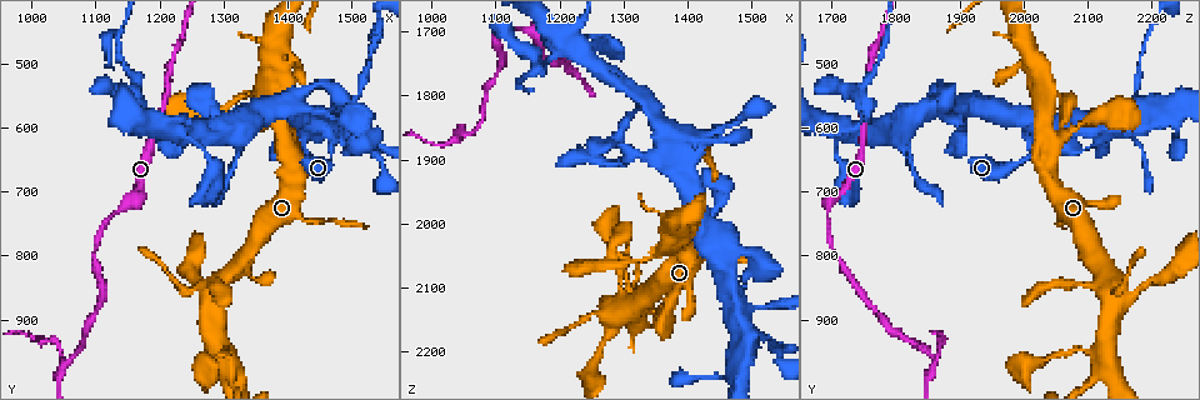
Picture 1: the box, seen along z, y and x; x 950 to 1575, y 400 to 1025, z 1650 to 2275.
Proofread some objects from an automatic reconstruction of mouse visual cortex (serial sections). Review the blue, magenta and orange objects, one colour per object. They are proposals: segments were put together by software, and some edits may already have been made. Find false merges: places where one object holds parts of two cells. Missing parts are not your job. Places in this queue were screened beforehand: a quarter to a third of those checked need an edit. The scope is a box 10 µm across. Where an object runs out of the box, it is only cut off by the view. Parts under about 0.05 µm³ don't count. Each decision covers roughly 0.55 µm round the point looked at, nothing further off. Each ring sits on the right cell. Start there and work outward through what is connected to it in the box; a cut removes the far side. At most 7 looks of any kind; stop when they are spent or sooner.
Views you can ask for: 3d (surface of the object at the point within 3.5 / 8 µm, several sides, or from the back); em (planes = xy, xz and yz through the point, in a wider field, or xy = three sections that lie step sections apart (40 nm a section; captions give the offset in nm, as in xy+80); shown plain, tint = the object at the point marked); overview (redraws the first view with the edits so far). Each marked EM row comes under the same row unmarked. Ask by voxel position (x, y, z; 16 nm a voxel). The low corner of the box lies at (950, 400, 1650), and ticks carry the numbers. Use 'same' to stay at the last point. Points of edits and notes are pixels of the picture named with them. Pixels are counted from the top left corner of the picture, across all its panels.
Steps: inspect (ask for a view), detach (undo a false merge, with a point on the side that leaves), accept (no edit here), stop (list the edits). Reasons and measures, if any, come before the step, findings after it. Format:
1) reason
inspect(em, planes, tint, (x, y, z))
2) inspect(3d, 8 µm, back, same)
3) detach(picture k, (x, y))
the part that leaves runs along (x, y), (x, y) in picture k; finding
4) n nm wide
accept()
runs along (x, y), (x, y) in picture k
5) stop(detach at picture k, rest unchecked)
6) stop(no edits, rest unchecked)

sudden change in width
inspect(3d, 3.5 µm, (1520, 525, 2175))

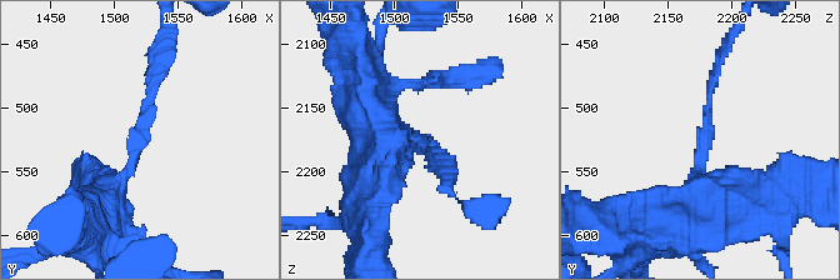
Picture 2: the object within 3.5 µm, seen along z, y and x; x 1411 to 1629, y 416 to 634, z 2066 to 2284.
need the tissue
inspect(em, xy, step 3, tint, (1520, 530, 2178))

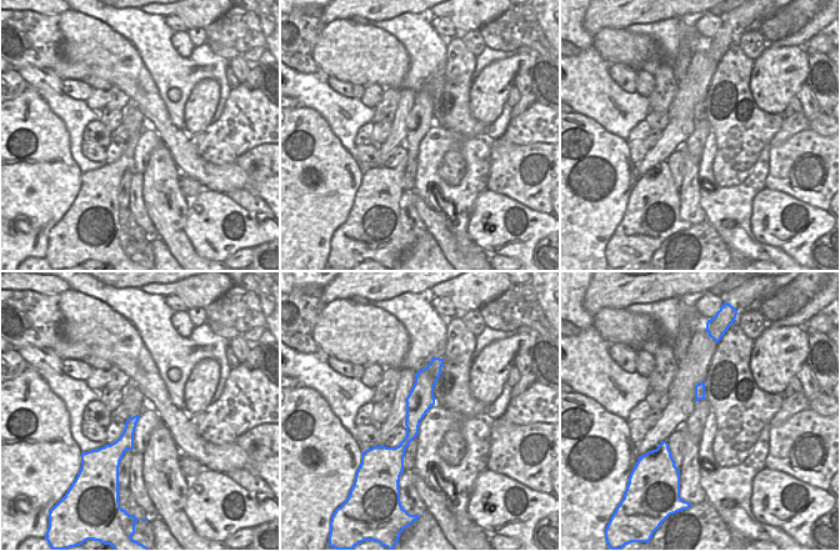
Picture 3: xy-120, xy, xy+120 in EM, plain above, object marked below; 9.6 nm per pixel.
260 nm wide
accept()
runs along (103, 211), (134, 161), (160, 66) in picture 2; one cell here

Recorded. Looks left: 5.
three arms meet
inspect(3d, 3.5 µm, (1165, 540, 1740))

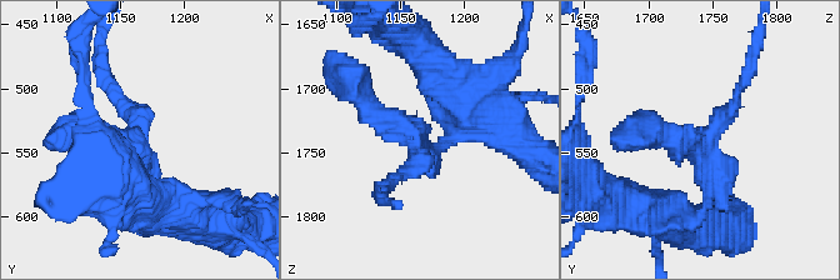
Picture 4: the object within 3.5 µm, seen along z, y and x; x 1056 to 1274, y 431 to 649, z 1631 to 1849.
3 arms; arms of 150, 150, 300 nm; shape alone is not enough
inspect(em, xy, step 1, tint, (1160, 542, 1744))

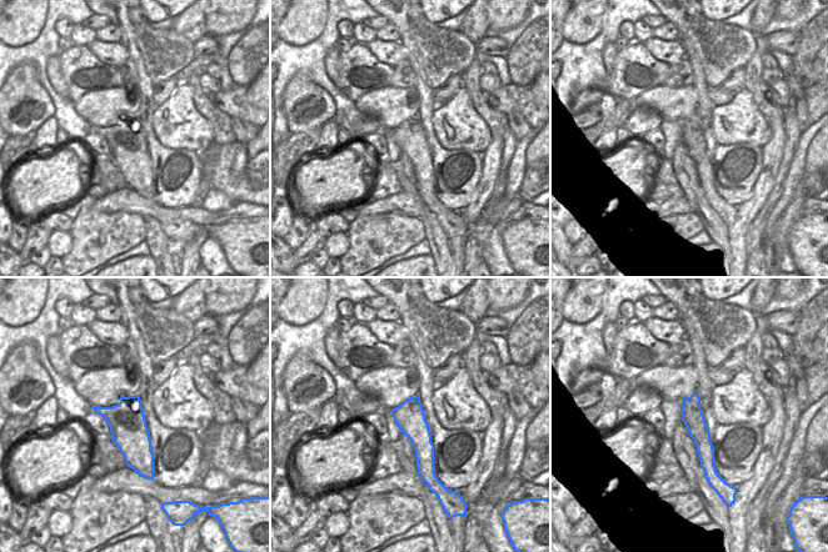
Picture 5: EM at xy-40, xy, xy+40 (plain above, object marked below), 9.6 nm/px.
detach(picture 4, (113, 95))
a second cell is stuck on

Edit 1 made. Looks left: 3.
see it whole again
inspect(overview)

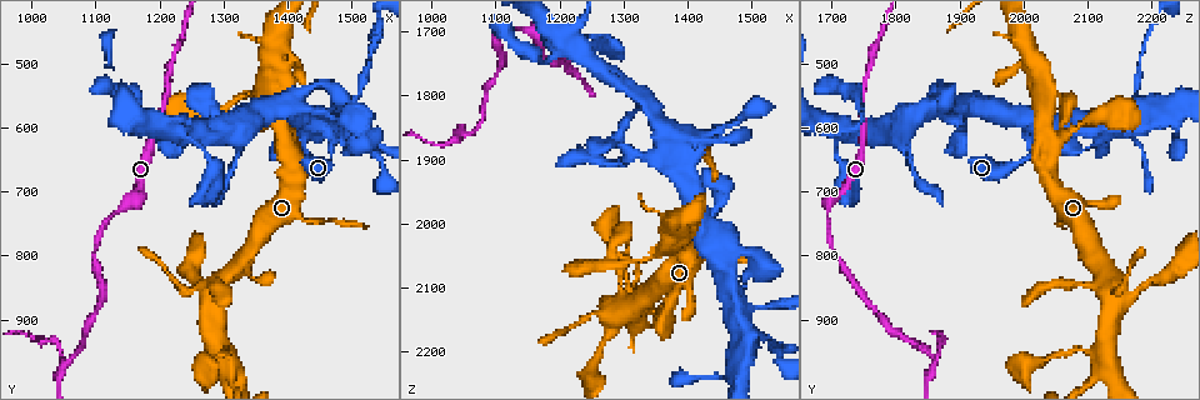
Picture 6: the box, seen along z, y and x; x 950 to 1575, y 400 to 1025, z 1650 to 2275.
sharp bend
inspect(em, xy, step 5, tint, (1055, 965, 1860))

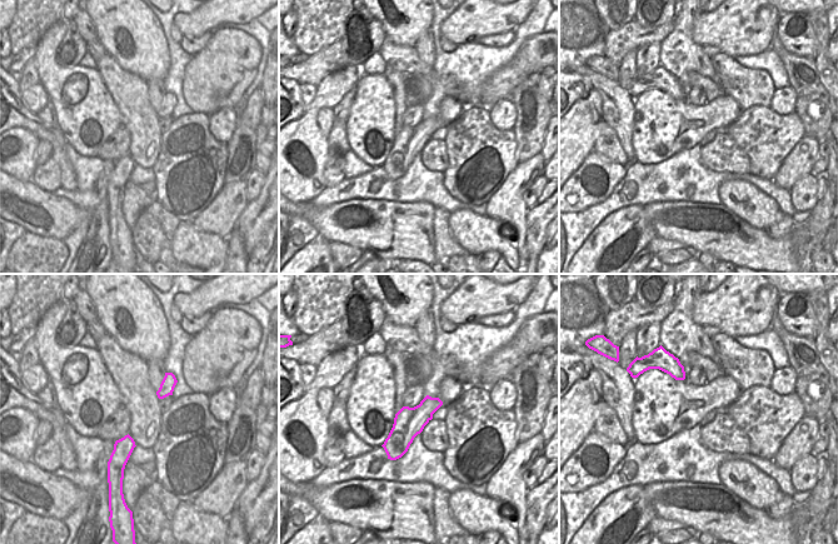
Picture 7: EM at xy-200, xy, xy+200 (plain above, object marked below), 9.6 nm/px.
wider look
inspect(3d, 3.5 µm, same)

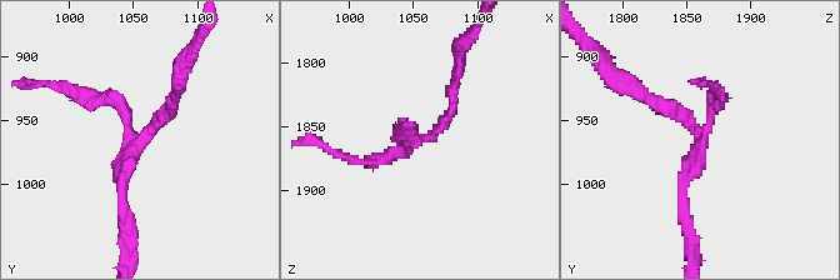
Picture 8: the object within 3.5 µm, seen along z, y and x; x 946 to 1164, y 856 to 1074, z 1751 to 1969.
accept()
runs along (456, 84), (433, 135), (368, 160) in picture 8; one cell here

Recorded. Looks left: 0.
stop(detach at picture 4, rest unchecked)

